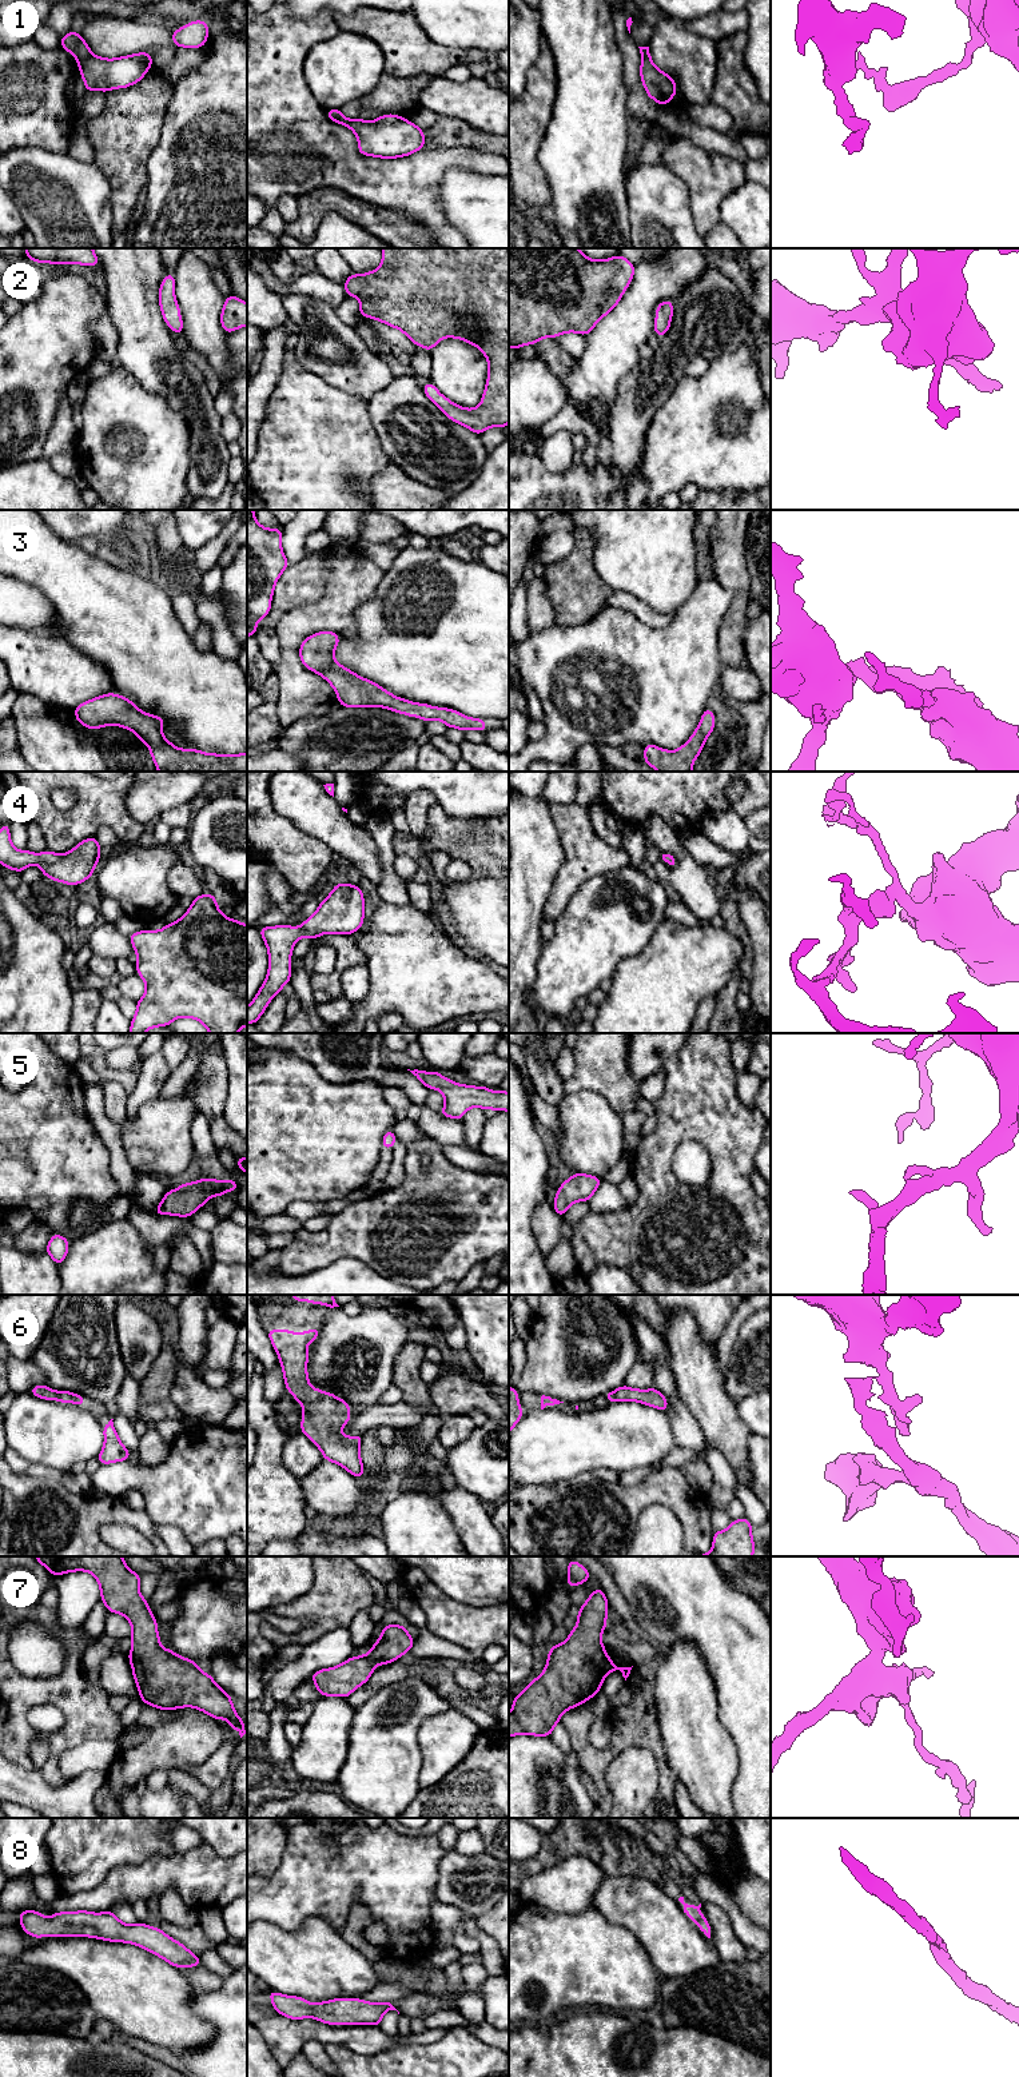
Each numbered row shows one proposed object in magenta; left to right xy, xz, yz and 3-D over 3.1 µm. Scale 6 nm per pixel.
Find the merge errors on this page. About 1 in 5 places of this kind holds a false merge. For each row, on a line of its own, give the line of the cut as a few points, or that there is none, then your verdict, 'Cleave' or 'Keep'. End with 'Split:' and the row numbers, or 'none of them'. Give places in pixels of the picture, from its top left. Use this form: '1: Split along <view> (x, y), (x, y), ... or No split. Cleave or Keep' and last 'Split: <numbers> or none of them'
1: Split along xy (92, 54), (79, 67). Cleave
2: No split. Keep
3: No split. Keep
4: No split. Keep
5: No split. Keep
6: No split. Keep
7: No split. Keep
8: No split. Keep
Split: 1

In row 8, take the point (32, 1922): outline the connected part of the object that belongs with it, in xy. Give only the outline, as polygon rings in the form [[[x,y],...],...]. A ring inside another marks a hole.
[[[23,1910],[19,1921],[23,1932],[35,1938],[43,1938],[45,1934],[48,1937],[77,1936],[126,1942],[146,1949],[175,1968],[203,1965],[198,1956],[163,1930],[140,1922],[126,1925],[111,1910],[103,1913],[60,1911],[48,1918],[36,1910]]]

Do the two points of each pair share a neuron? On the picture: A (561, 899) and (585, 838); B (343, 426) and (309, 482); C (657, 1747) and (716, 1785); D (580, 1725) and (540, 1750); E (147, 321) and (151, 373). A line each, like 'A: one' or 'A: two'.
A: one
B: one
C: two
D: two
E: one

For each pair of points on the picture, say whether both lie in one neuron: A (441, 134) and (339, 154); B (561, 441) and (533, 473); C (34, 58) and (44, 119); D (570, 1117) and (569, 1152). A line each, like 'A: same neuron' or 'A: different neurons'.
A: different neurons
B: different neurons
C: same neuron
D: same neuron

